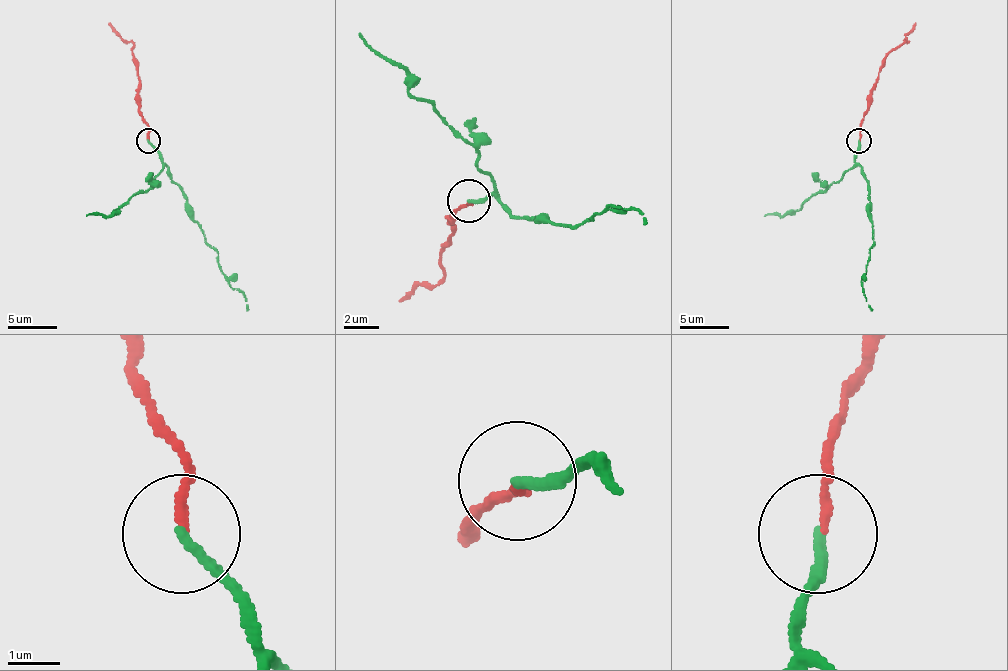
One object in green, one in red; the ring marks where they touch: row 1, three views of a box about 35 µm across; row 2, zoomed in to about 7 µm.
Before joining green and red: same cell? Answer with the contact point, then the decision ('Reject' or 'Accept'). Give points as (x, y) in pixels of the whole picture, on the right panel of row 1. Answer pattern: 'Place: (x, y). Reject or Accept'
Place: (859, 141). Accept

